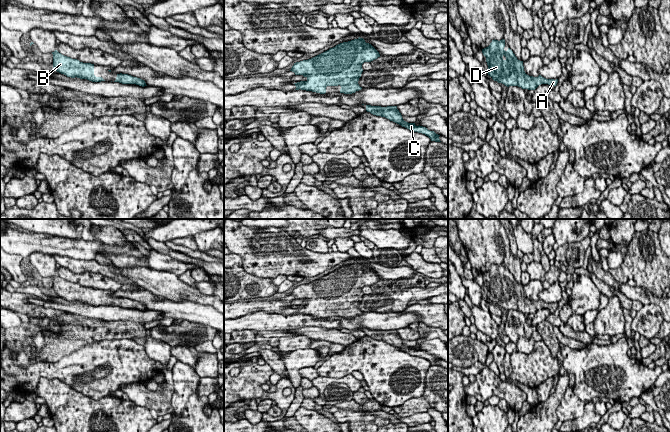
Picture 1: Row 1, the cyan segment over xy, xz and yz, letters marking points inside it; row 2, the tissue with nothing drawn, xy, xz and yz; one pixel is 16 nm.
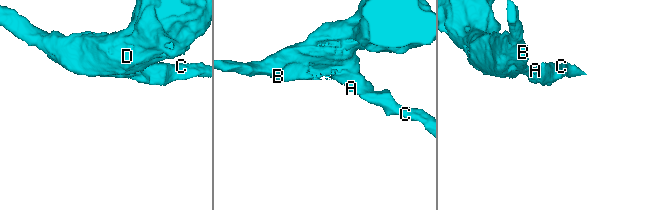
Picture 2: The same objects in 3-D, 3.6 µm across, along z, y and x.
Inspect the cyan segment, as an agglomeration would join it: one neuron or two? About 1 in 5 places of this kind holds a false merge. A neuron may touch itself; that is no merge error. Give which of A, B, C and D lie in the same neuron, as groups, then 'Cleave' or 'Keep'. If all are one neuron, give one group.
Groups: A B C D. Keep

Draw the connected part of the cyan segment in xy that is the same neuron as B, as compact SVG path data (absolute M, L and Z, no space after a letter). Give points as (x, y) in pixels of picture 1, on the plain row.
M57 274L53 278L53 293L71 302L87 303L92 306L105 305L102 301L94 299L94 288L83 287L77 283L64 280Z

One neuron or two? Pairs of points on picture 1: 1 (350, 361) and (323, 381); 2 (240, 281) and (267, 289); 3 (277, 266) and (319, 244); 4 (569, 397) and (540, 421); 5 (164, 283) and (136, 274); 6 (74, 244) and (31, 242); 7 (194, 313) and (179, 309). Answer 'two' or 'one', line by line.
1: two
2: one
3: two
4: two
5: one
6: one
7: one

